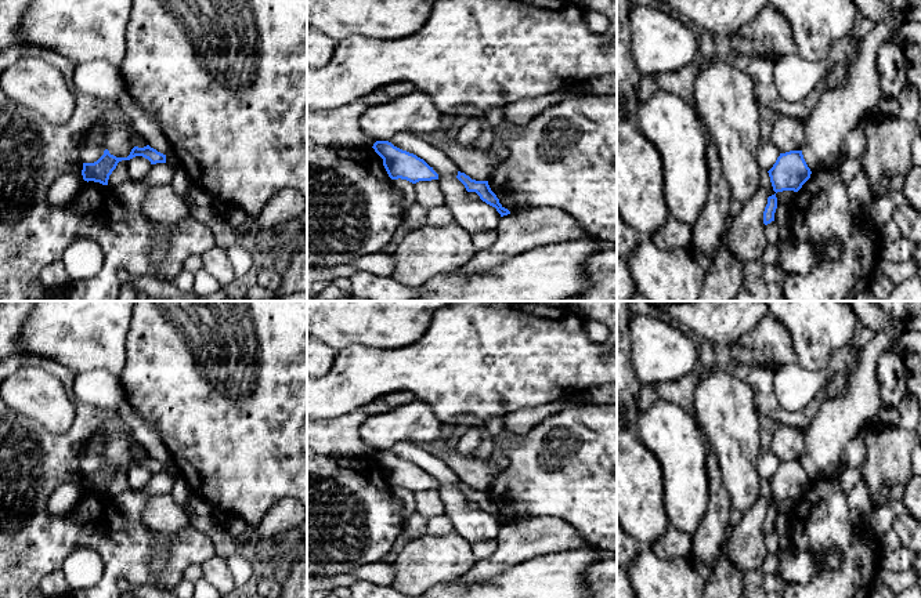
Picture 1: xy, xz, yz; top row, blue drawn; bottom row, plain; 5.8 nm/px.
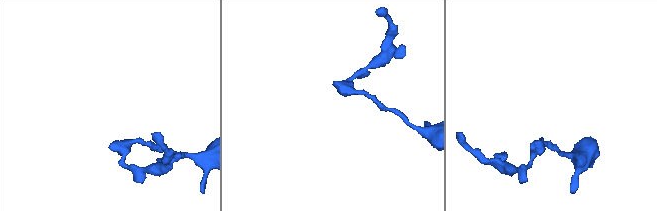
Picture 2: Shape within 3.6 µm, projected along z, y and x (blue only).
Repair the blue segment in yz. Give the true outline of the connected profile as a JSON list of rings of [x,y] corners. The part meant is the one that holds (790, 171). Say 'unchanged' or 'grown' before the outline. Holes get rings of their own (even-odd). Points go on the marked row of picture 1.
unchanged; [[[802,151],[780,153],[768,173],[776,193],[783,191],[798,192],[812,174]]]

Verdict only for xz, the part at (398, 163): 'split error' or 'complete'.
complete

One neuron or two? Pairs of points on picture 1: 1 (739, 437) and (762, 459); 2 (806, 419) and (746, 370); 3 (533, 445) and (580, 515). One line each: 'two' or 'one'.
1: two
2: one
3: one

